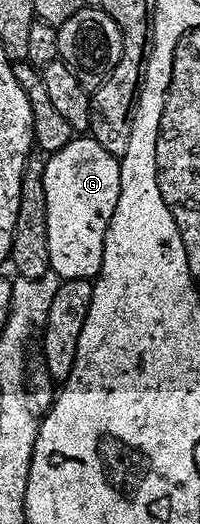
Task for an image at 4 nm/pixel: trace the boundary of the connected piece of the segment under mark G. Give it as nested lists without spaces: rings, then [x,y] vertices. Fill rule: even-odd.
[[[90,135],[72,136],[61,151],[47,157],[47,166],[43,176],[45,187],[45,211],[47,212],[47,238],[49,239],[49,263],[51,272],[62,280],[93,279],[101,271],[103,248],[105,247],[105,231],[109,227],[109,219],[117,207],[117,199],[121,191],[120,158],[109,155],[101,143],[97,143]]]

